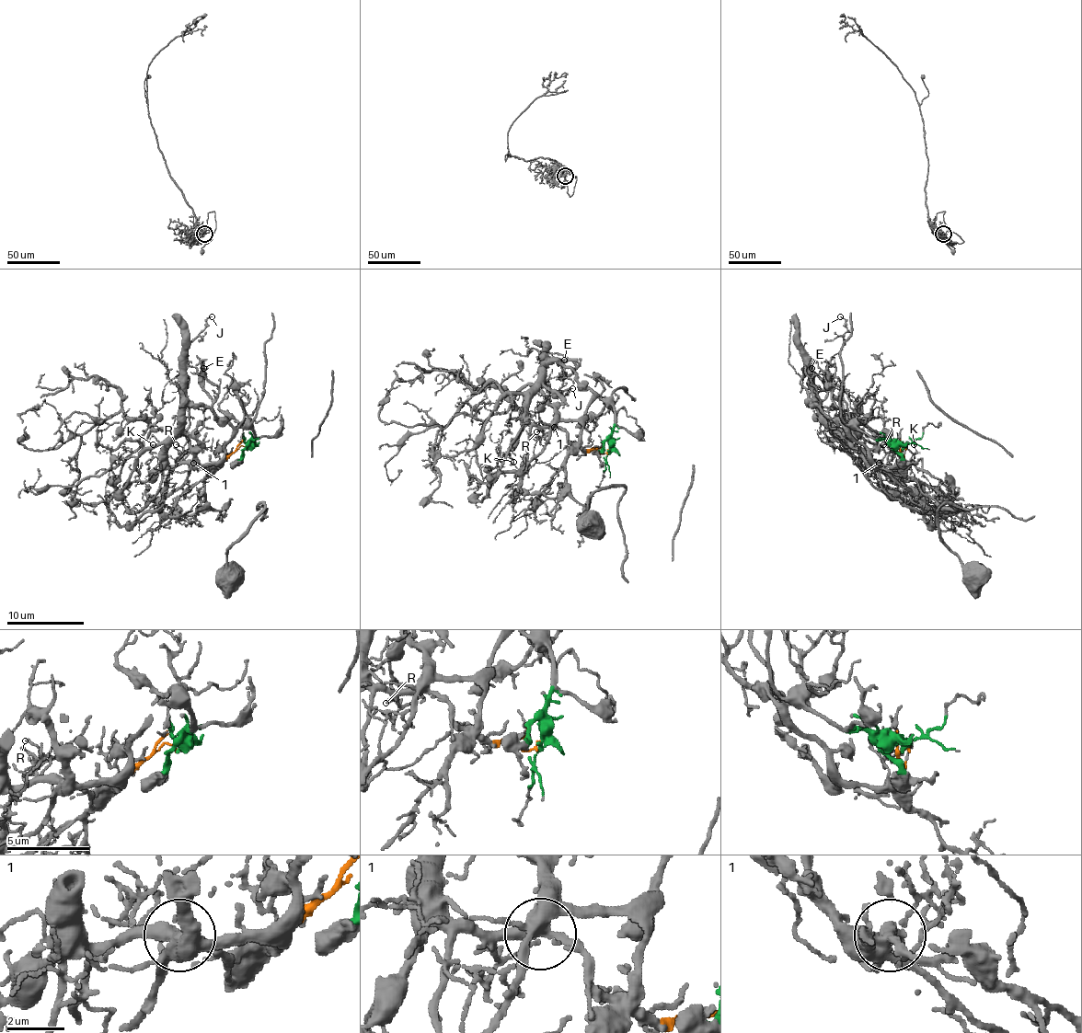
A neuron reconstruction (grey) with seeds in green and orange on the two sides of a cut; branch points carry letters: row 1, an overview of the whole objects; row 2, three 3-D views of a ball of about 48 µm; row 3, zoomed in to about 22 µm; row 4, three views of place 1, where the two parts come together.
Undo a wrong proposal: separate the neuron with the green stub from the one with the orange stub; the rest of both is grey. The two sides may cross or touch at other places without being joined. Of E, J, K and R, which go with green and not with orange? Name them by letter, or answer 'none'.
E, J

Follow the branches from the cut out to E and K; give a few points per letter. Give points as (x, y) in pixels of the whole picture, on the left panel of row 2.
E: (247, 445), (254, 432), (249, 428), (235, 428), (217, 418), (212, 399), (203, 387), (200, 362), (203, 368)
K: (247, 445), (240, 445), (207, 469), (200, 463), (147, 469), (153, 443)

